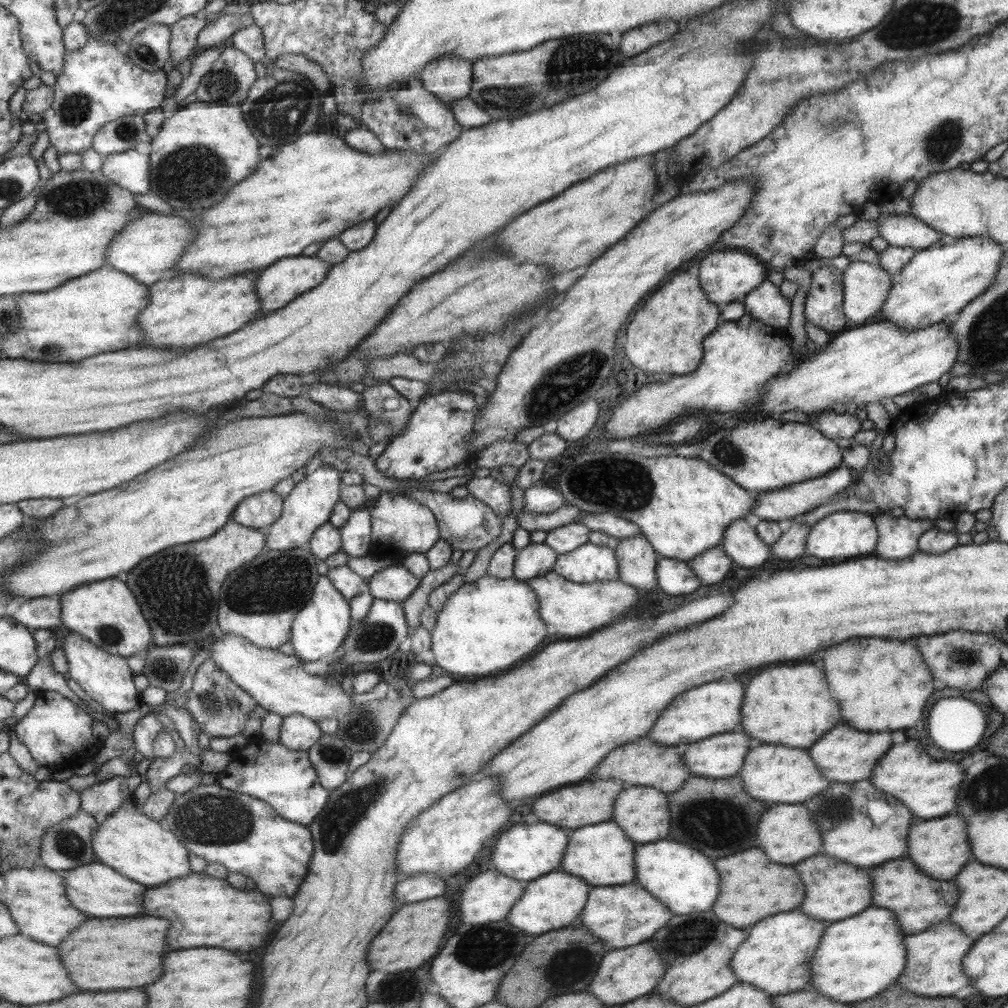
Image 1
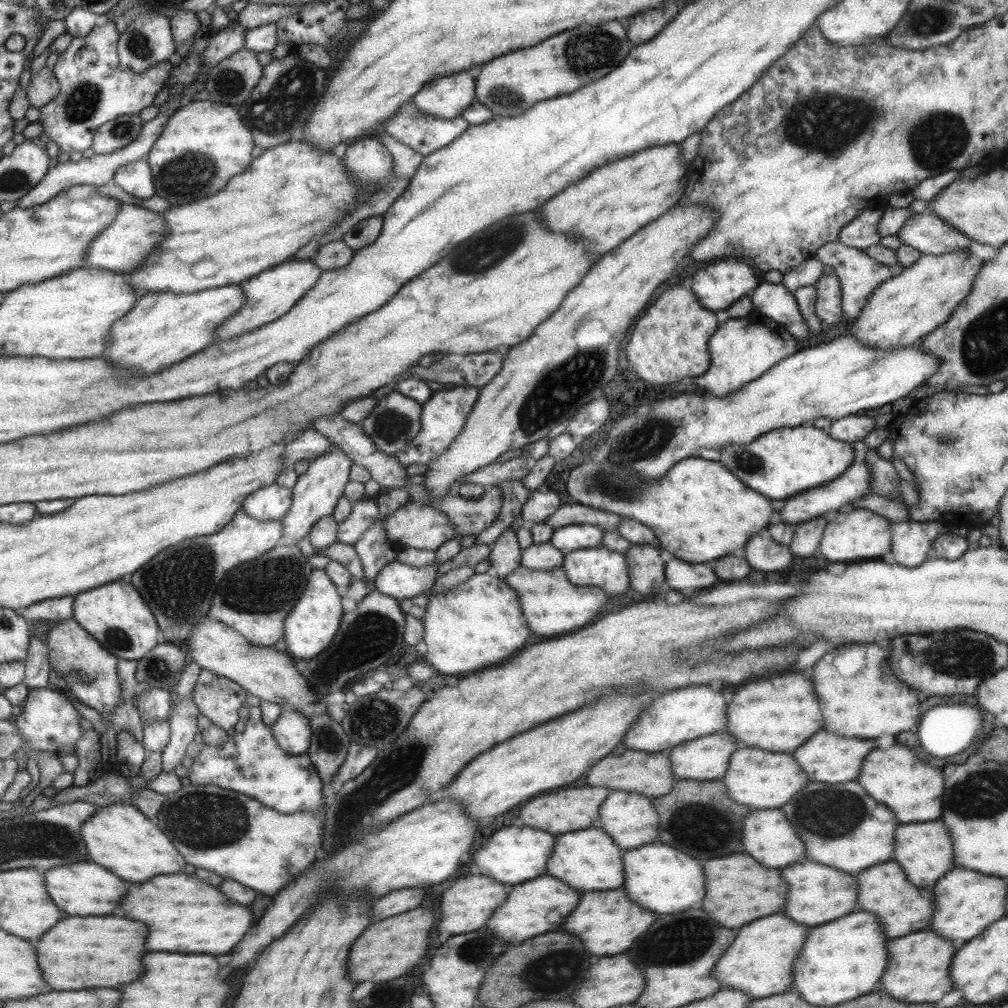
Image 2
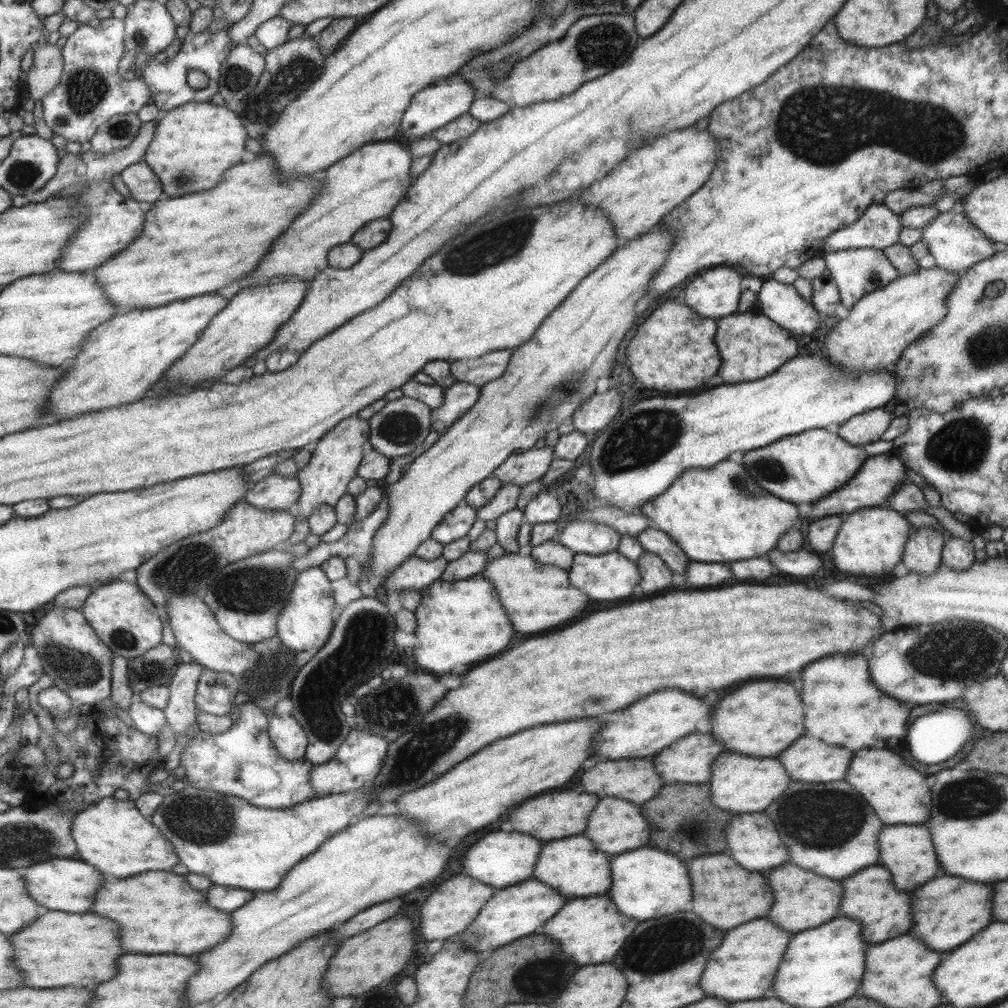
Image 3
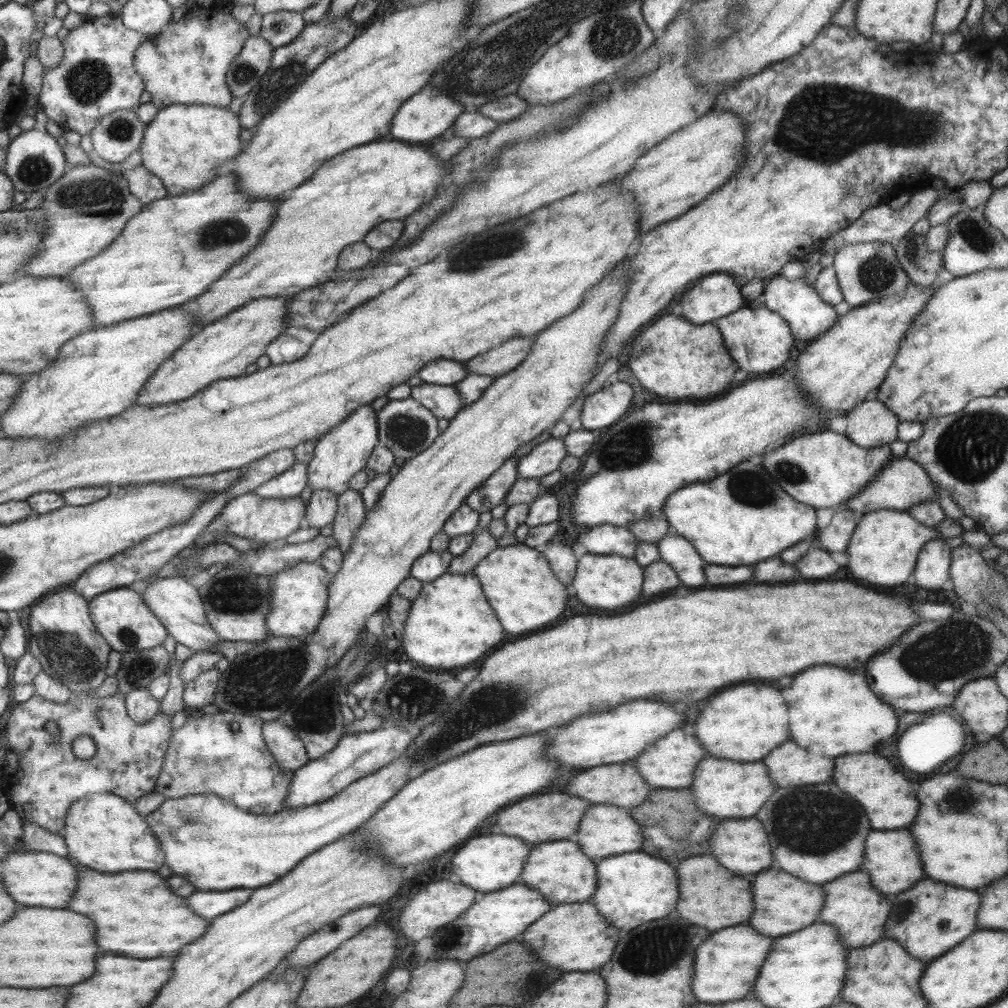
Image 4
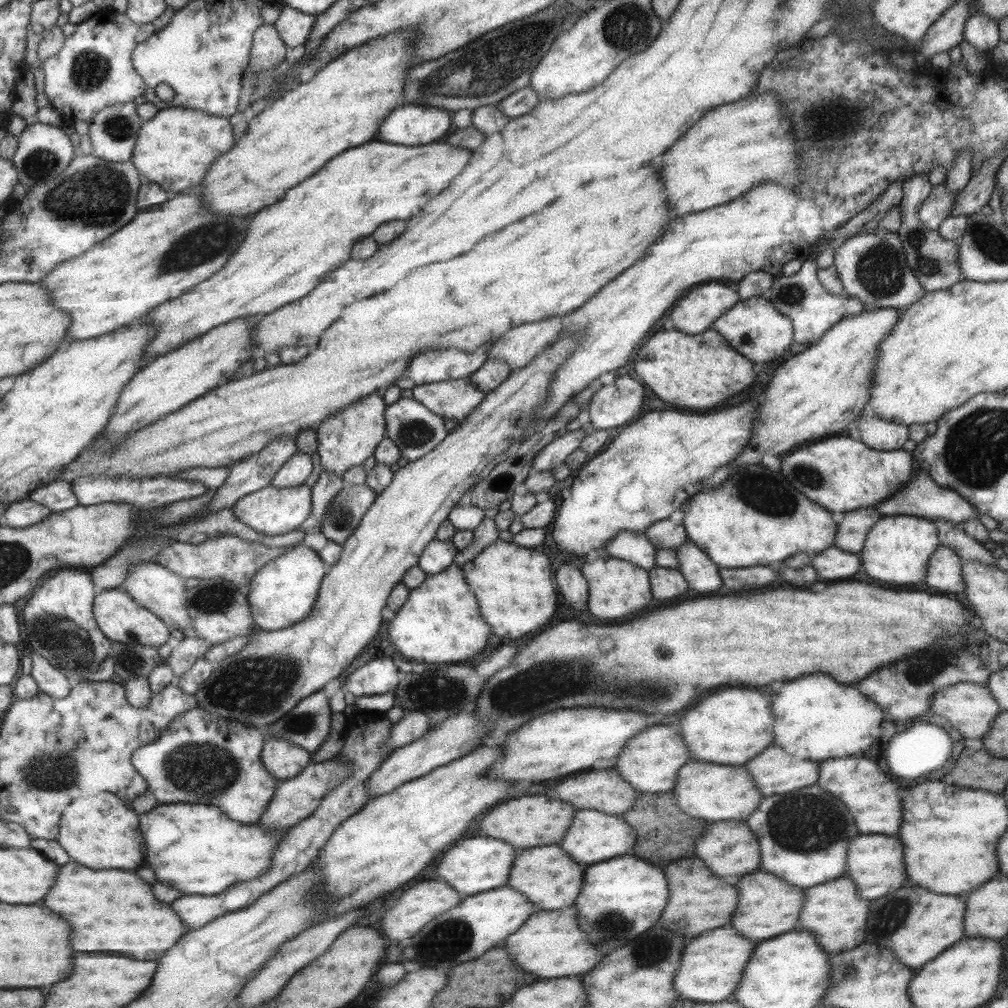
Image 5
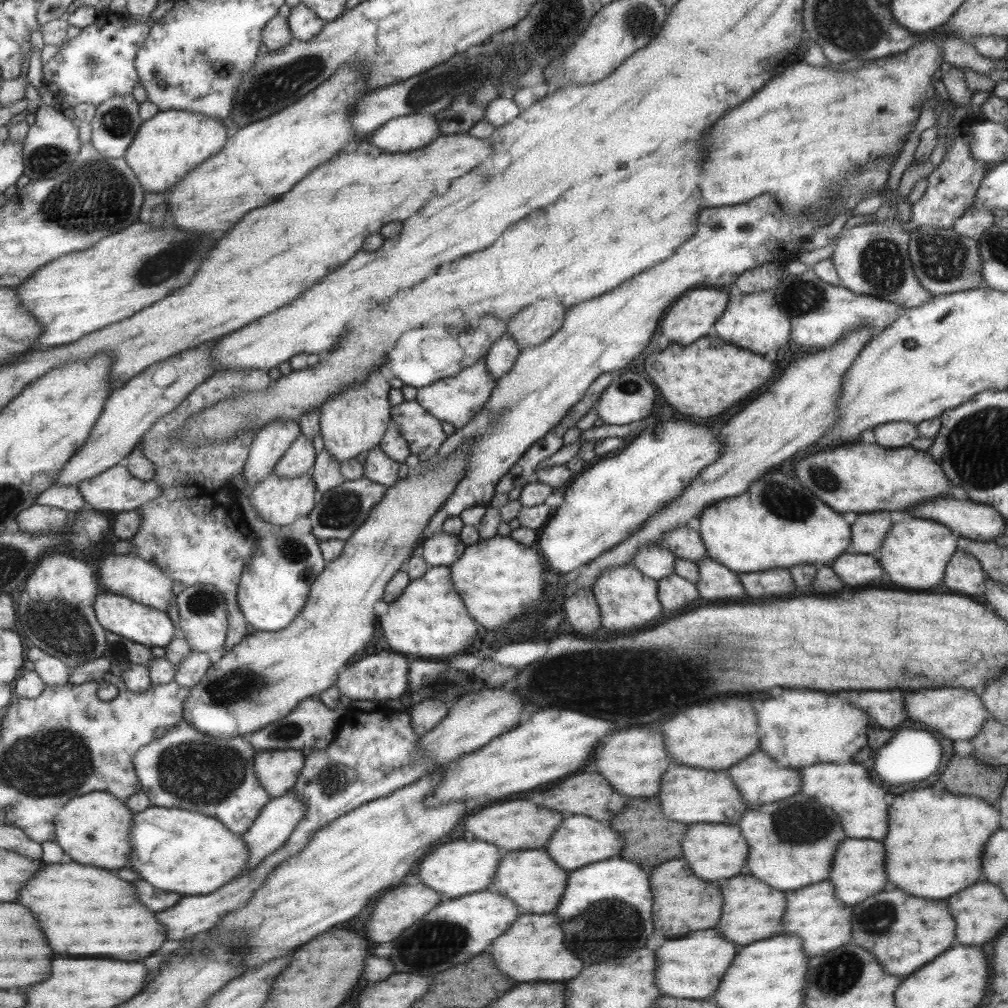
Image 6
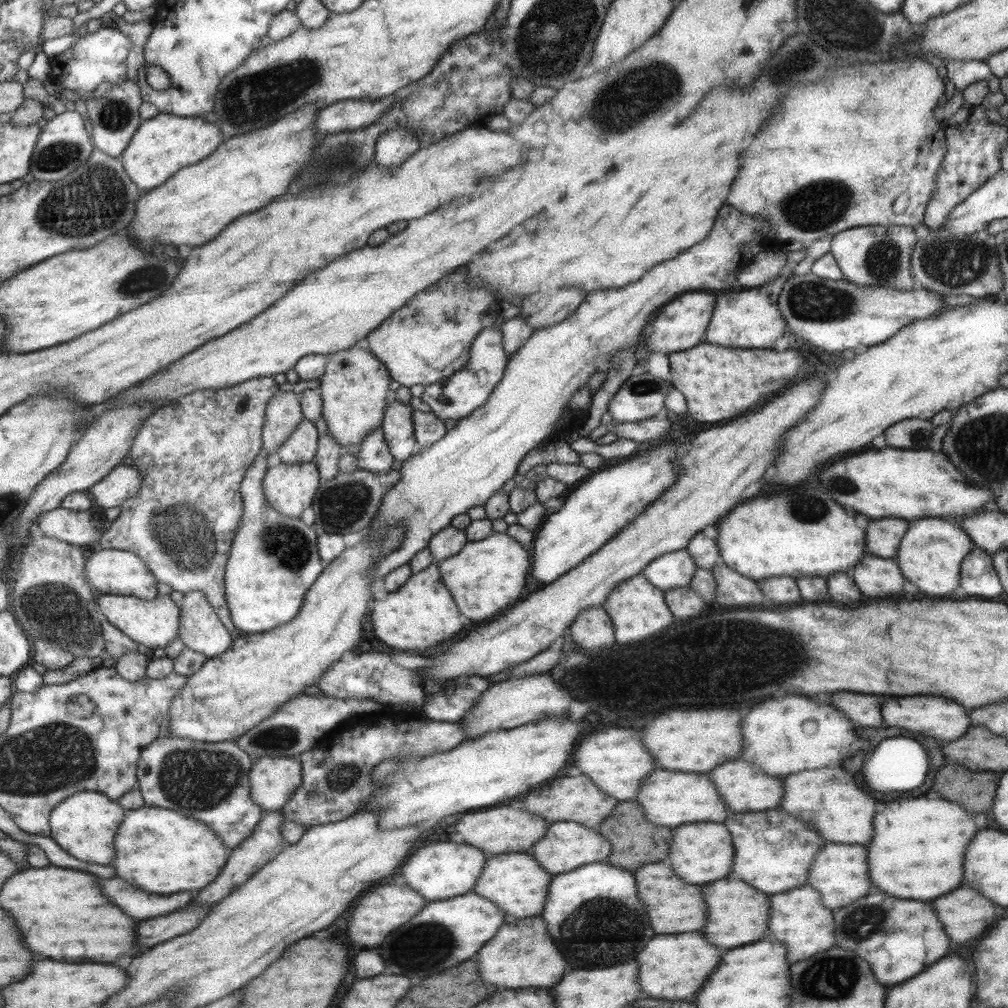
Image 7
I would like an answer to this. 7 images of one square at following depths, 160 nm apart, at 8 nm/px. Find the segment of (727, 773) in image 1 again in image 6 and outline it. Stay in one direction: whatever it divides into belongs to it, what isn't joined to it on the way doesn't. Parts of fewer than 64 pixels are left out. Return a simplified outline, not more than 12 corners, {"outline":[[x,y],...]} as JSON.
{"outline":[[663,734],[607,736],[590,768],[626,797],[655,797],[673,762]]}

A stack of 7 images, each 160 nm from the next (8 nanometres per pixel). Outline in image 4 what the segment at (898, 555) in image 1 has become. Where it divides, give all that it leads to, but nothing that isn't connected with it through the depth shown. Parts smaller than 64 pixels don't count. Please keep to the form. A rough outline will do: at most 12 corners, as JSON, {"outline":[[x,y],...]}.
{"outline":[[944,538],[922,544],[913,580],[928,592],[950,578]]}

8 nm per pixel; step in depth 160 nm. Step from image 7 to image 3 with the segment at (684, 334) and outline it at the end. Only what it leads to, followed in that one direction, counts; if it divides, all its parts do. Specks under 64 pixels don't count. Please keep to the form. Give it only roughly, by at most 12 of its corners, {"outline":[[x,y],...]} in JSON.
{"outline":[[711,267],[687,282],[683,303],[707,318],[737,312],[743,274]]}

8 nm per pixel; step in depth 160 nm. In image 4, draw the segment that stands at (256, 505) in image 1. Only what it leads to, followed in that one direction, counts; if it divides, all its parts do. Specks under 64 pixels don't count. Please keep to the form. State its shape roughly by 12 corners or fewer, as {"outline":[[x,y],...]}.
{"outline":[[306,463],[250,490],[261,498],[293,498],[306,486]]}

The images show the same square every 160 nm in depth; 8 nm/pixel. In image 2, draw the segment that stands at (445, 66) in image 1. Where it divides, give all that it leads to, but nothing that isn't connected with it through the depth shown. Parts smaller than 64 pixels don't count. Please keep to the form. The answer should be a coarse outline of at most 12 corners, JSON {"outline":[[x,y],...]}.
{"outline":[[469,71],[433,77],[415,92],[419,110],[459,117],[475,98]]}

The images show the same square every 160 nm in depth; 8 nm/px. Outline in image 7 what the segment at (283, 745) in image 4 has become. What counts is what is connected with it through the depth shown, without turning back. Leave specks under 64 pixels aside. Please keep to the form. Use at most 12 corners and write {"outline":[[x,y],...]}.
{"outline":[[294,757],[253,760],[251,798],[263,812],[281,810],[302,785]]}

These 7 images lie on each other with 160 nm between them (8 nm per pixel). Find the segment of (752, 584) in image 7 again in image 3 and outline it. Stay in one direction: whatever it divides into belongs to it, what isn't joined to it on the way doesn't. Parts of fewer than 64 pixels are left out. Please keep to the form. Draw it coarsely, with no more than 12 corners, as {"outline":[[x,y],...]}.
{"outline":[[650,526],[635,537],[656,554],[675,576],[689,560],[667,537]]}

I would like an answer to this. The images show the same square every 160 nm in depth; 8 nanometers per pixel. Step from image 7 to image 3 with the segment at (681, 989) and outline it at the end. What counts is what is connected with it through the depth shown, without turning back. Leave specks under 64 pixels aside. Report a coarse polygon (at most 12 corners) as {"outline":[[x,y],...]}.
{"outline":[[765,918],[729,930],[699,979],[728,1003],[771,997],[790,936]]}

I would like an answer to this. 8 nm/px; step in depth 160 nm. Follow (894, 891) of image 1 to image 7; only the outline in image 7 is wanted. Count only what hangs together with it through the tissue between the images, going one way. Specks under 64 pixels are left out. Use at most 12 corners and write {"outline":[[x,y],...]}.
{"outline":[[805,883],[775,894],[769,932],[799,962],[835,944],[833,914]]}

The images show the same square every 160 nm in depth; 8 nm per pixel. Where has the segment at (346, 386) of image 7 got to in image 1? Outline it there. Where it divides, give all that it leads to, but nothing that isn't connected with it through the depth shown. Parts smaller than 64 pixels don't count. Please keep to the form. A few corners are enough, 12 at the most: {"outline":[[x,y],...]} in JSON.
{"outline":[[318,466],[294,484],[265,548],[307,545],[340,500],[340,471]]}

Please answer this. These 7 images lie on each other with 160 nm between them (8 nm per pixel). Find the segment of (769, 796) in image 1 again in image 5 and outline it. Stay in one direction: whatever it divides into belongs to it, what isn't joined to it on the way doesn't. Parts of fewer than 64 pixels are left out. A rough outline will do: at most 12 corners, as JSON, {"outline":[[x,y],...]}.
{"outline":[[690,758],[671,792],[690,817],[743,821],[761,793],[745,765]]}

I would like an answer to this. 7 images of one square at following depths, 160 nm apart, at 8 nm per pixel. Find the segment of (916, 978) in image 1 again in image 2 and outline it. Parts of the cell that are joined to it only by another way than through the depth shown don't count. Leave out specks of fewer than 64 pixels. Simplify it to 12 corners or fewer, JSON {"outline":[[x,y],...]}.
{"outline":[[931,928],[888,939],[881,990],[937,1002],[952,942]]}

